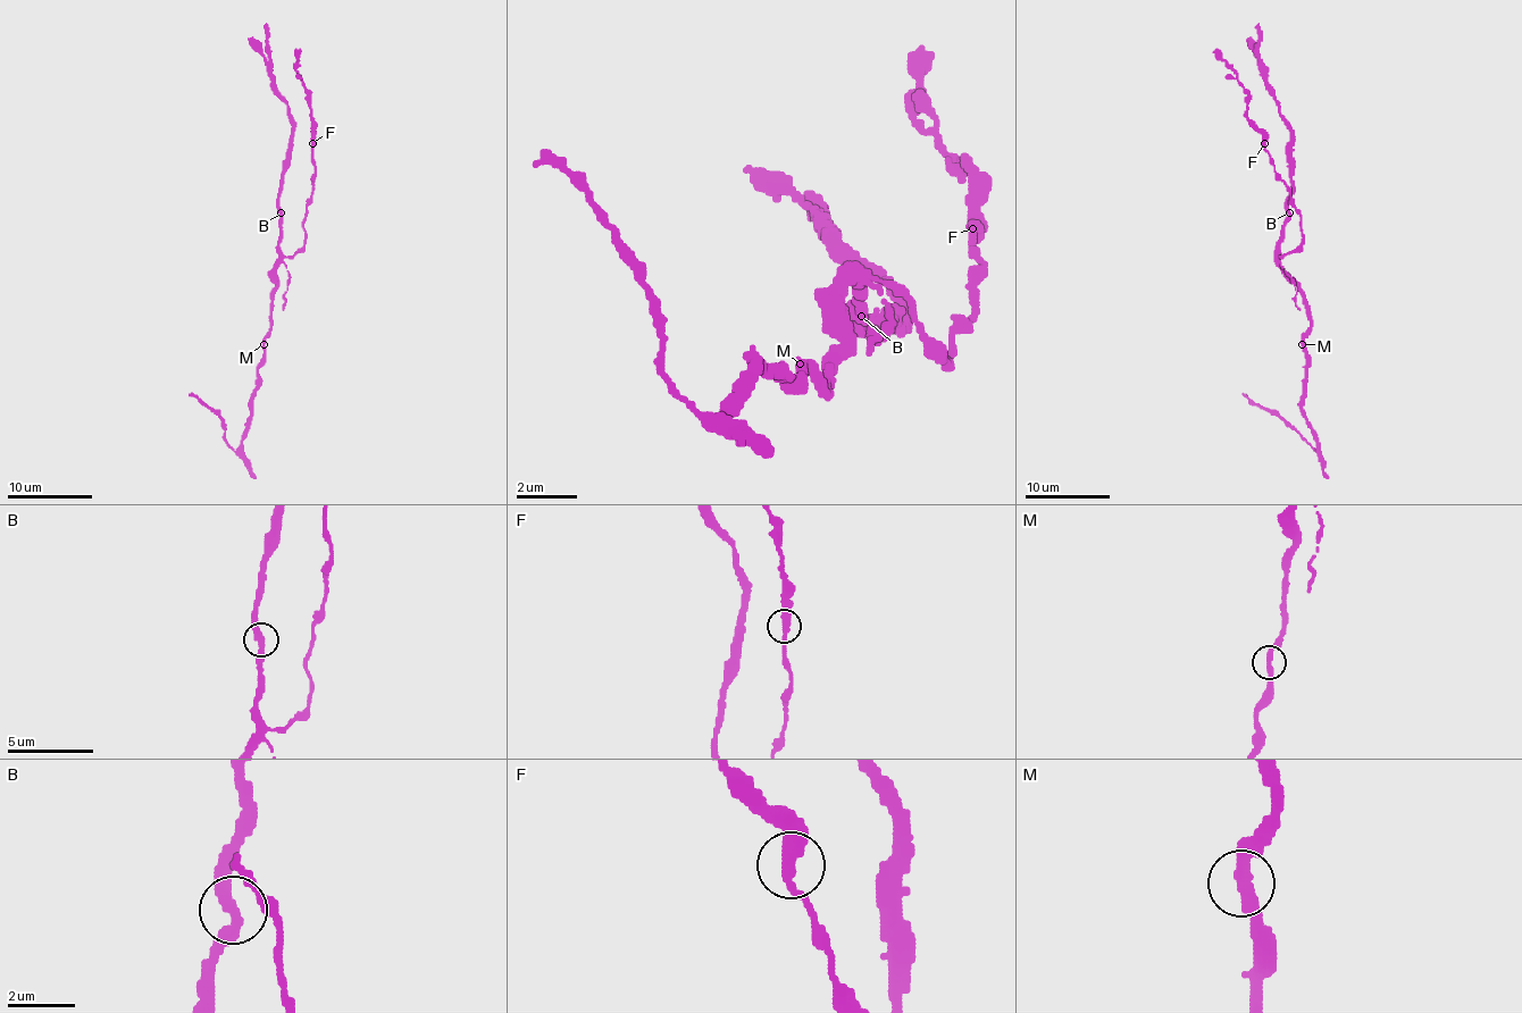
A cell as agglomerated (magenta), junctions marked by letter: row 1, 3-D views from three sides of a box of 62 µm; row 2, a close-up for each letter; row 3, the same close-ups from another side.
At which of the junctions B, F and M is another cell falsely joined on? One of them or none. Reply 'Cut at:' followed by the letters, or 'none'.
Cut at: none

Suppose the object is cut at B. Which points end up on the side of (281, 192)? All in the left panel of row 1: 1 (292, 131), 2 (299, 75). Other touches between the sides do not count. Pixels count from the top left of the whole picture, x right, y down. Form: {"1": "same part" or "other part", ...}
{"1": "same part", "2": "other part"}

